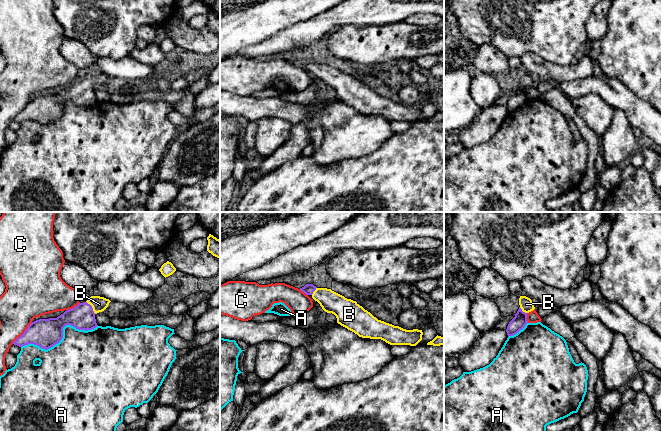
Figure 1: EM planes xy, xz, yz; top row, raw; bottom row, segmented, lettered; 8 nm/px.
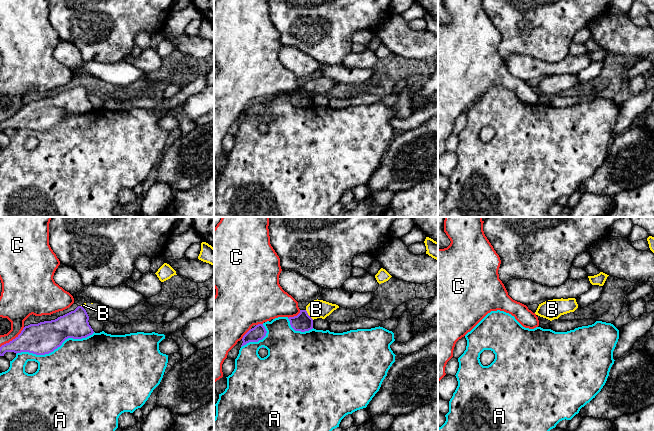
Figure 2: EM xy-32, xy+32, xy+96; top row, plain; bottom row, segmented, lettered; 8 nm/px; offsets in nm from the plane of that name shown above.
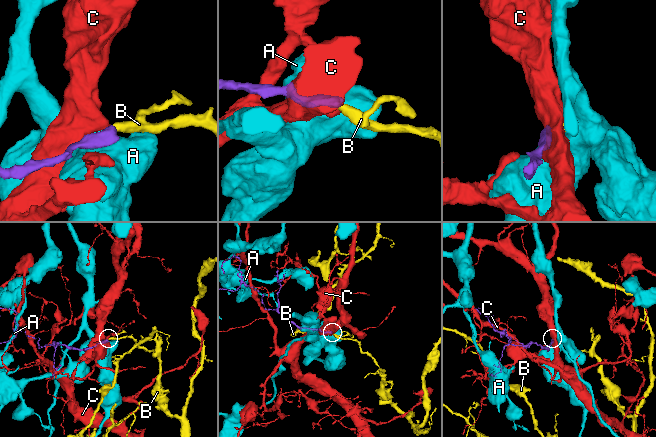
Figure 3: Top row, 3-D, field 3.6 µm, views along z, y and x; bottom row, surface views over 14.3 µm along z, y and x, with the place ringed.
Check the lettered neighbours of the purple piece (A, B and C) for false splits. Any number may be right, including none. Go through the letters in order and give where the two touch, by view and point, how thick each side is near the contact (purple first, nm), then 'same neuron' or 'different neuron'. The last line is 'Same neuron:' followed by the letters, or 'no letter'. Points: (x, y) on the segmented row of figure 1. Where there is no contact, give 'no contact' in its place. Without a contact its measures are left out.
A: meets purple in xy at (62, 337); 240 nm thick on the purple side, 480 nm on the other; different neuron
B: meets purple in xy at (91, 307); 200 nm thick on the purple side, 120 nm on the other; same neuron
C: meets purple in xy at (23, 333); 240 nm thick on the purple side, 320 nm on the other; different neuron
Same neuron: B

